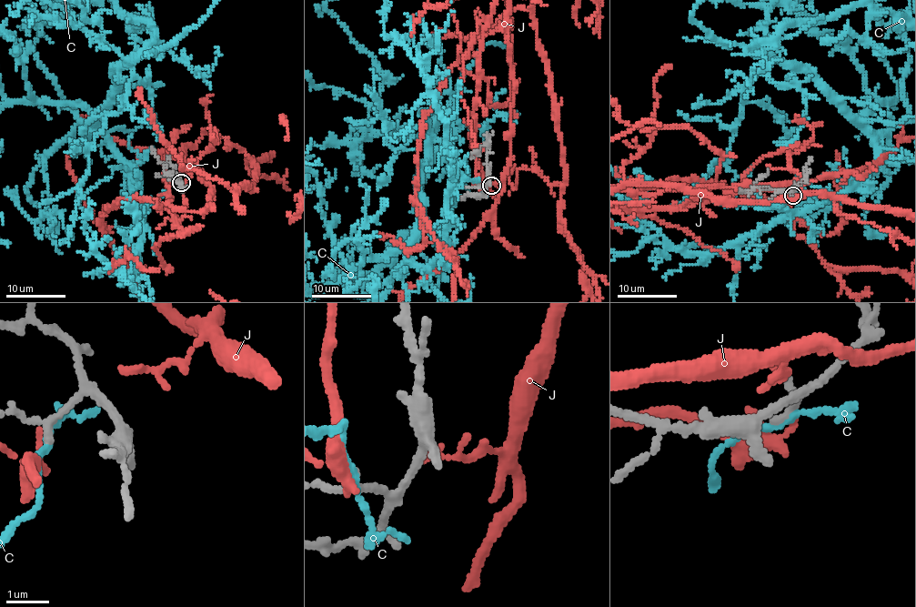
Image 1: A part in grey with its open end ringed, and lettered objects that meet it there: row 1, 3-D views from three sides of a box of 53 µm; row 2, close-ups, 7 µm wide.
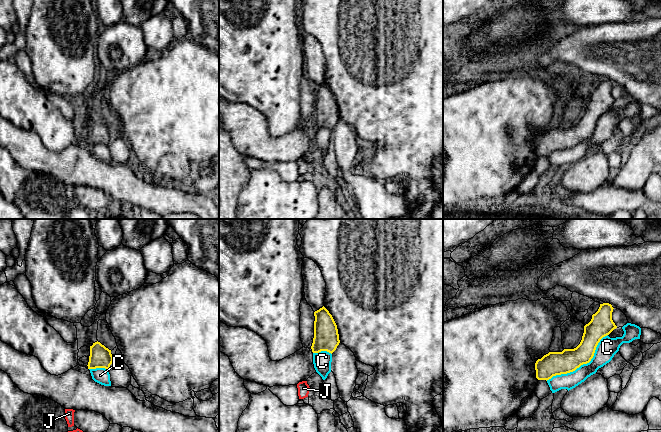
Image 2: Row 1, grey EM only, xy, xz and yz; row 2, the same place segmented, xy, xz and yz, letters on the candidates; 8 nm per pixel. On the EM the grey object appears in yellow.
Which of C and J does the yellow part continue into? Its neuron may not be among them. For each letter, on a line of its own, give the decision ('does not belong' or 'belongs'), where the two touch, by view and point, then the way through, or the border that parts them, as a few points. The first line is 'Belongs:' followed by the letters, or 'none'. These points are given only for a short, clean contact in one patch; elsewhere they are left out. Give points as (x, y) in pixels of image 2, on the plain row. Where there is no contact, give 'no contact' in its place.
Belongs: none
C: does not belong | yz (581, 140)
J: does not belong | no contact

